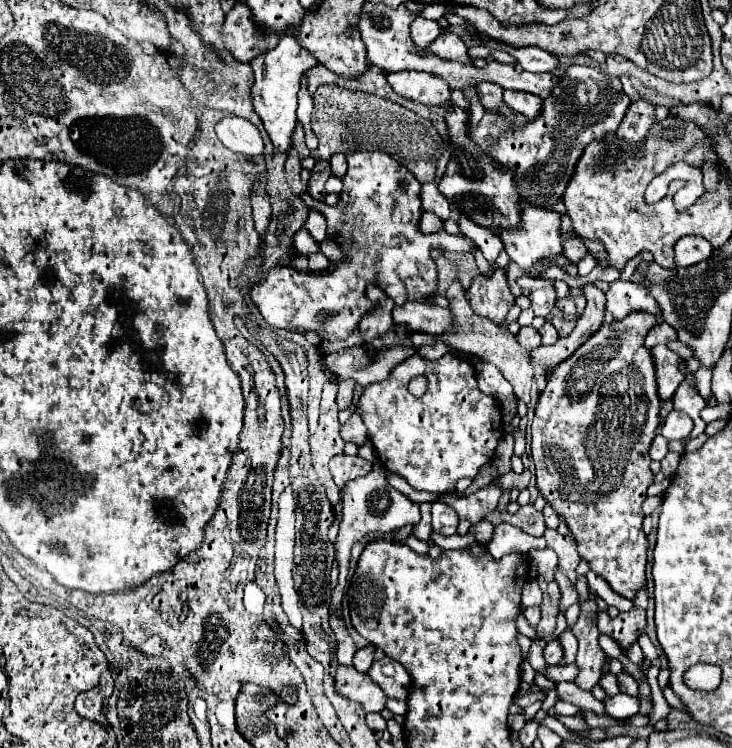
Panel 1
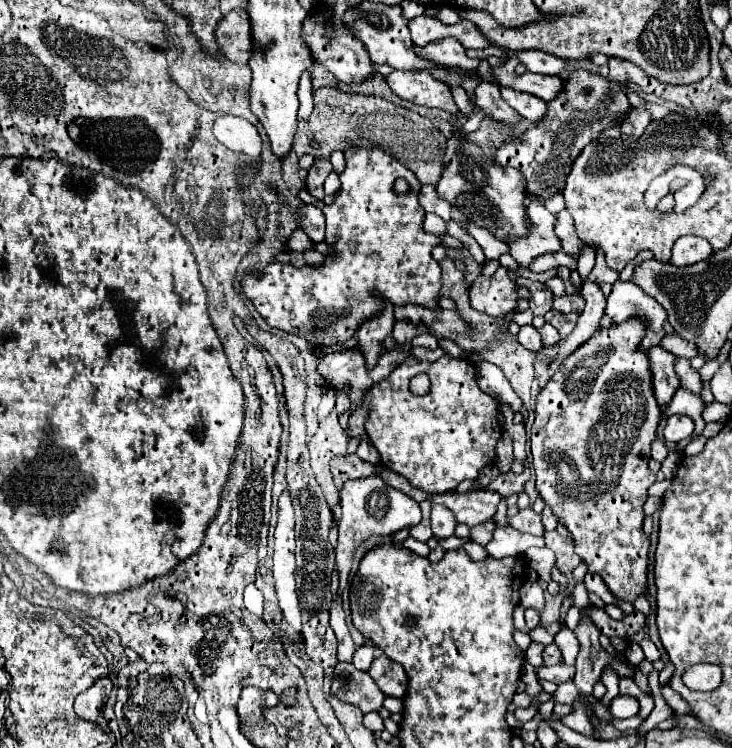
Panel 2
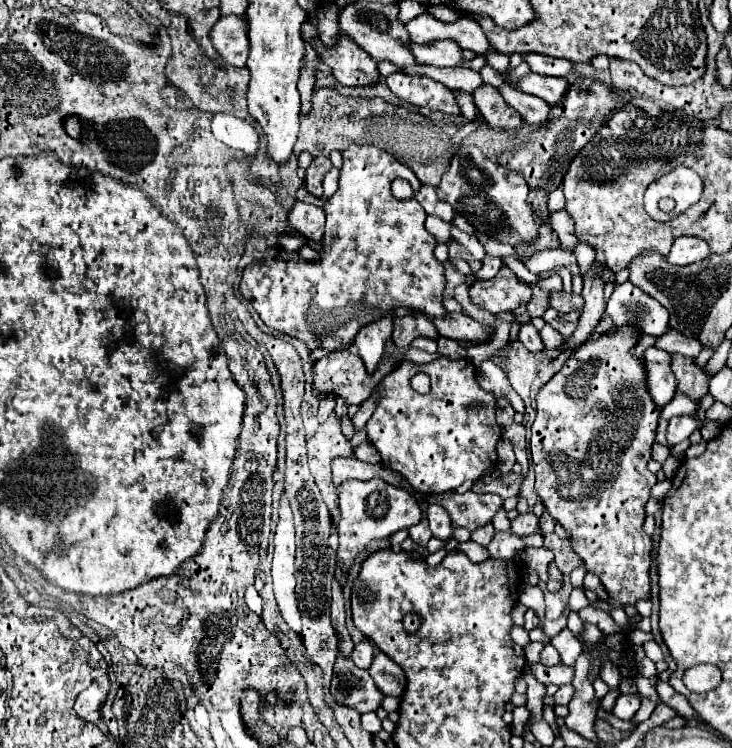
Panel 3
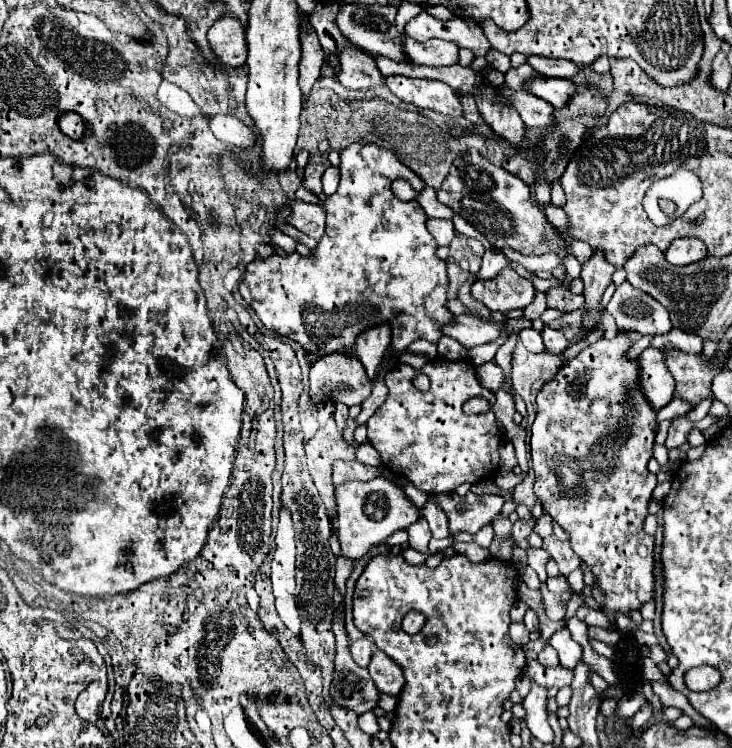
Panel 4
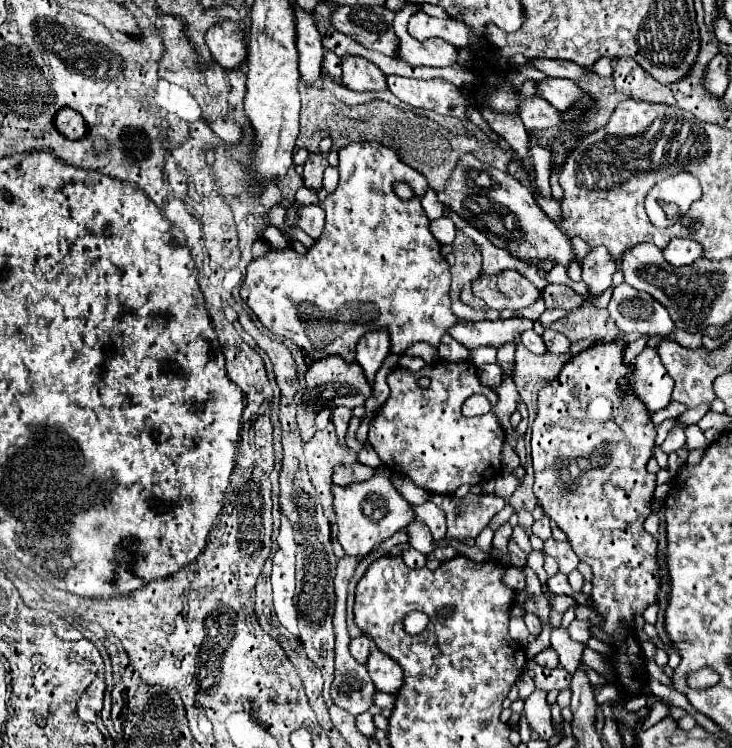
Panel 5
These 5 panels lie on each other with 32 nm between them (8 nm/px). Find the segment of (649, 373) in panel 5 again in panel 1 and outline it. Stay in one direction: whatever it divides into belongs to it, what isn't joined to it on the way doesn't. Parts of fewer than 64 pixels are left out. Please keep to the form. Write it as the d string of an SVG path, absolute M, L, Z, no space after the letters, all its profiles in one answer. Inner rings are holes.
M658 344L652 348L654 364L656 364L656 376L658 376L658 392L660 400L668 400L674 396L676 388L684 380L684 374L680 372L684 358L680 358L674 350L670 350L666 344Z

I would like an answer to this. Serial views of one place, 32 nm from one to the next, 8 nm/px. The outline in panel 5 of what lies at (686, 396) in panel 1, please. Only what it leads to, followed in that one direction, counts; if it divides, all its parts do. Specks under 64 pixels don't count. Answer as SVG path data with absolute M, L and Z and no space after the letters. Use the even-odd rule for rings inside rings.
M670 402L666 408L662 408L660 412L656 412L656 414L652 414L652 422L658 426L660 422L664 422L666 418L678 418L682 412L686 410L686 406L684 404L680 404L680 402Z

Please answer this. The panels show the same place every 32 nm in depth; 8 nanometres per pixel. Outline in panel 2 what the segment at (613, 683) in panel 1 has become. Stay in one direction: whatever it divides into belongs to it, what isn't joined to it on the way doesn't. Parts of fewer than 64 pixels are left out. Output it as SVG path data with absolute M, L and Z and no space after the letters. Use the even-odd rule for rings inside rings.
M606 668L606 670L603 670L600 681L605 685L607 689L606 694L604 695L604 698L602 698L601 702L604 704L604 706L608 707L610 702L620 694L620 676L617 673L612 672L610 668Z

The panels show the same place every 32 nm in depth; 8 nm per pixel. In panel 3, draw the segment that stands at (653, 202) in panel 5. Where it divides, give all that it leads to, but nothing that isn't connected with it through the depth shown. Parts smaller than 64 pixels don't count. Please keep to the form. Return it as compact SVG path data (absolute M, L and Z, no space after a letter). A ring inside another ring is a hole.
M676 166L664 176L658 176L646 190L644 208L654 220L668 220L668 214L658 210L658 200L664 196L672 196L675 201L675 216L685 212L690 204L696 204L702 196L704 182L692 170L684 166Z

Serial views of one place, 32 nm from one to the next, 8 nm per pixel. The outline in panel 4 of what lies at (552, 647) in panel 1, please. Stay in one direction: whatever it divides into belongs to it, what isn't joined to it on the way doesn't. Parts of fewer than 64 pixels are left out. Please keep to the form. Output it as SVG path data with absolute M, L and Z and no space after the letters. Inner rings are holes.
M546 646L546 648L540 652L538 662L544 664L544 666L558 666L558 654L556 654L556 650L554 650L552 646Z

